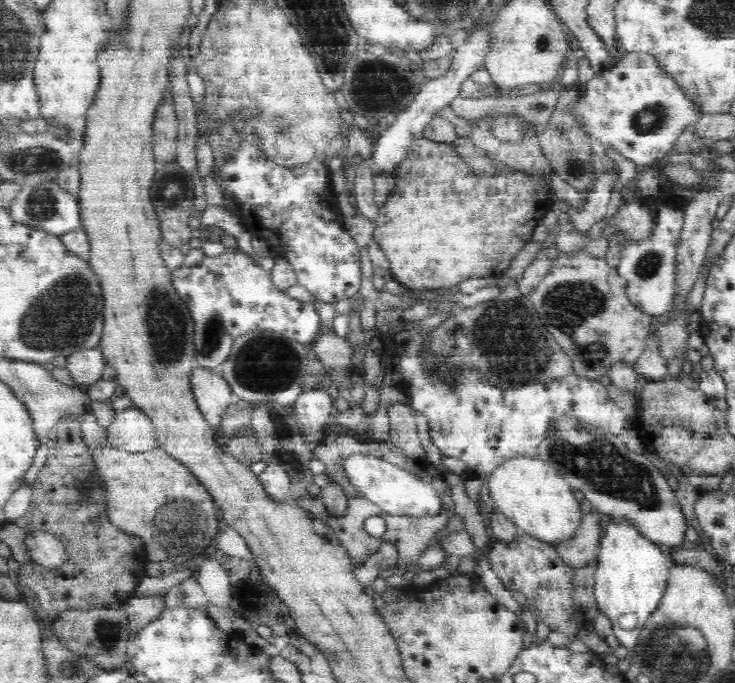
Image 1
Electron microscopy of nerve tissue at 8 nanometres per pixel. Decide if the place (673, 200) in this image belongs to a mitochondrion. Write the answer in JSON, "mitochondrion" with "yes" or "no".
{"mitochondrion":"no"}

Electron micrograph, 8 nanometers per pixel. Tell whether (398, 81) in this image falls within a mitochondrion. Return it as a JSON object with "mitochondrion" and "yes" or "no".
{"mitochondrion":"yes"}

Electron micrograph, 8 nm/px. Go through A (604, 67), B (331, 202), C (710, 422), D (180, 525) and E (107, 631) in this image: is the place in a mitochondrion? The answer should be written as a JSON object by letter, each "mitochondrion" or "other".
{"A":"other","B":"other","C":"other","D":"mitochondrion","E":"mitochondrion"}

